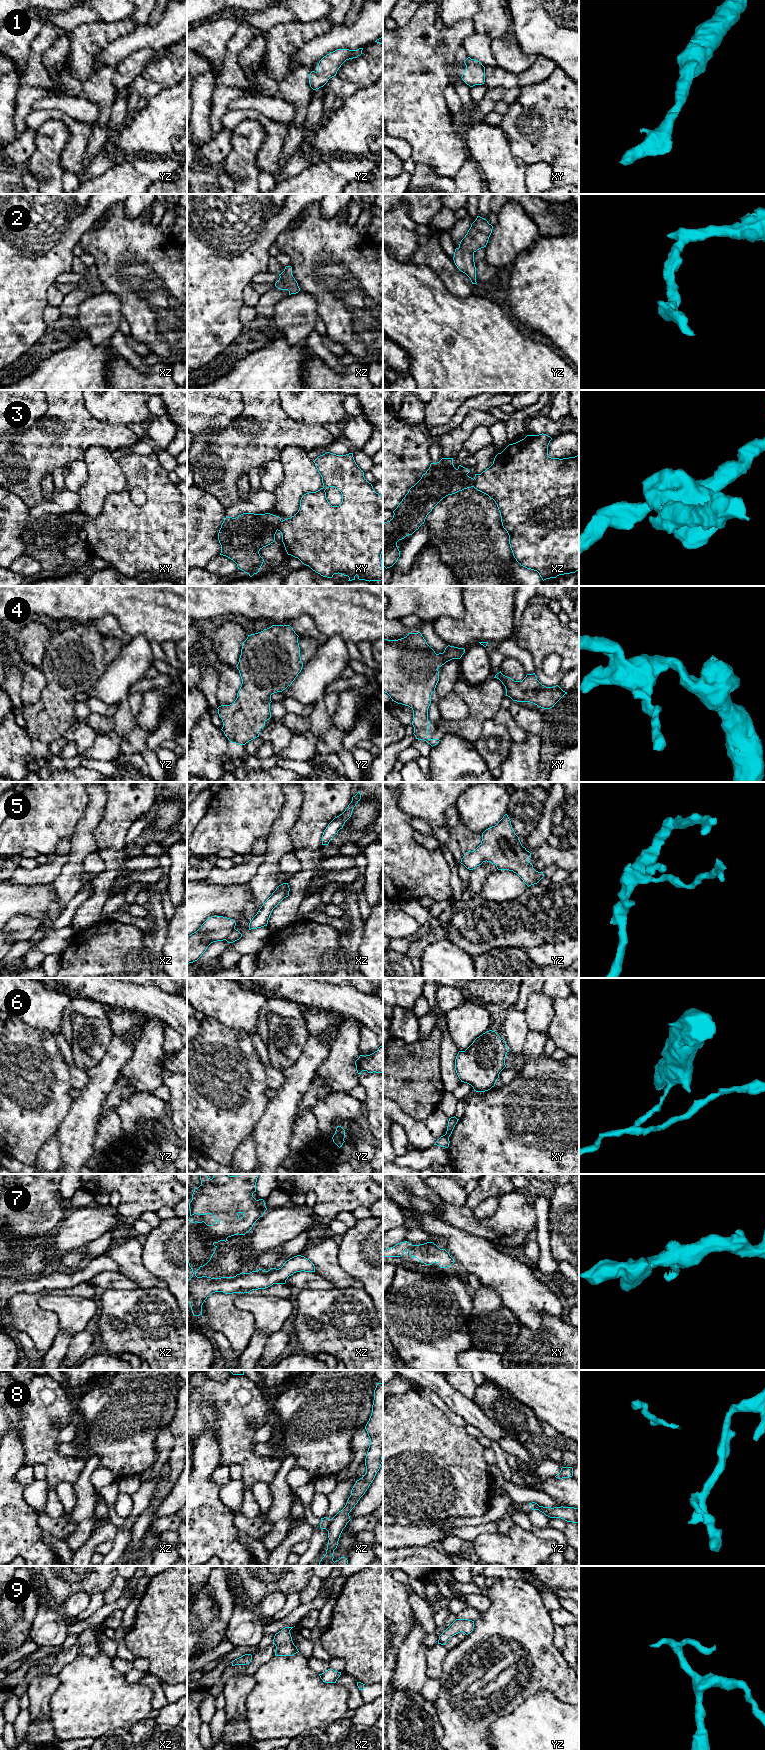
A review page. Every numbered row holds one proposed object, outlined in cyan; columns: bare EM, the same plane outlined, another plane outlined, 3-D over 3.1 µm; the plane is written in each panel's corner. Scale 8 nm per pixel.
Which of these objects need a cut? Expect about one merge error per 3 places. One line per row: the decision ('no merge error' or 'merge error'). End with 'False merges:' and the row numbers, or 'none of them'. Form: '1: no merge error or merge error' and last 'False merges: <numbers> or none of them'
1: no merge error
2: no merge error
3: merge error
4: no merge error
5: merge error
6: merge error
7: no merge error
8: merge error
9: no merge error
False merges: 3, 5, 6, 8

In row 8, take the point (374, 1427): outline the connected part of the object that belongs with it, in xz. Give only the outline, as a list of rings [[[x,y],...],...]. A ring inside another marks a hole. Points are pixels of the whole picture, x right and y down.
[[[377,1383],[374,1390],[372,1413],[365,1429],[370,1438],[370,1445],[365,1458],[366,1473],[354,1484],[345,1507],[332,1518],[327,1529],[329,1540],[326,1554],[319,1562],[319,1566],[347,1566],[348,1564],[345,1557],[334,1562],[333,1553],[338,1546],[343,1529],[351,1520],[349,1513],[365,1494],[383,1463],[383,1383]]]

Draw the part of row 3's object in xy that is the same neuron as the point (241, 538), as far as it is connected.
[[[243,513],[236,518],[226,516],[218,533],[218,540],[221,545],[220,555],[233,560],[238,569],[252,577],[259,572],[264,562],[259,551],[275,541],[275,534],[280,522],[279,516],[270,513]]]

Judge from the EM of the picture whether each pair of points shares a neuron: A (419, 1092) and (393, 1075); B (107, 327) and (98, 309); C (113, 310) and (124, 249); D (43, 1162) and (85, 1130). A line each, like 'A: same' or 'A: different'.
A: same
B: same
C: different
D: different

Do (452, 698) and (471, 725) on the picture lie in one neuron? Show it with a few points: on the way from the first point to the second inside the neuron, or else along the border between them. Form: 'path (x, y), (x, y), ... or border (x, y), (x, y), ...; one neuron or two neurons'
border (457, 695), (468, 715), (443, 719); two neurons

